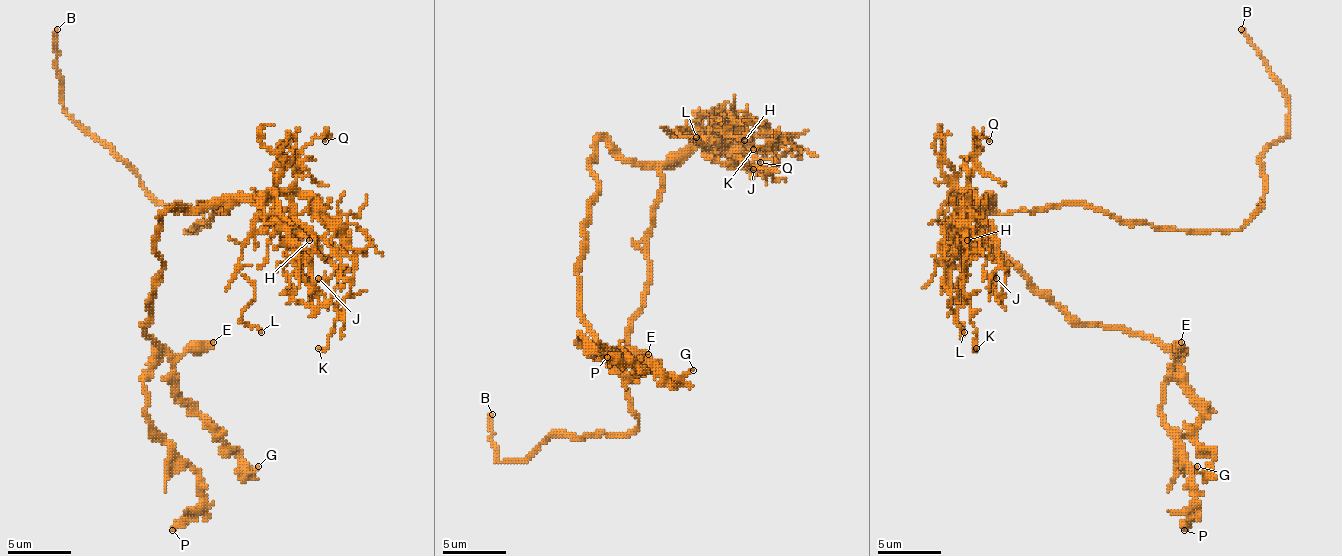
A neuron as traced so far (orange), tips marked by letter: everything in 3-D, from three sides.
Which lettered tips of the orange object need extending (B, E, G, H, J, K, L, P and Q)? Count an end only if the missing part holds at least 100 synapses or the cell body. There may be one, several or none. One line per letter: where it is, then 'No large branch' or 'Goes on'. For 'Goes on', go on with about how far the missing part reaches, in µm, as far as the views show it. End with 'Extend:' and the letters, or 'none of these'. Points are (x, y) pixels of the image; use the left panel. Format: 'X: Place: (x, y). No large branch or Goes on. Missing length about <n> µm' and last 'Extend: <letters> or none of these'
B: Place: (57, 29). Goes on. Missing length about 6 µm
E: Place: (213, 342). No large branch
G: Place: (258, 466). No large branch
H: Place: (309, 240). No large branch
J: Place: (318, 278). No large branch
K: Place: (318, 348). No large branch
L: Place: (261, 332). No large branch
P: Place: (172, 530). No large branch
Q: Place: (325, 141). No large branch
Extend: B

